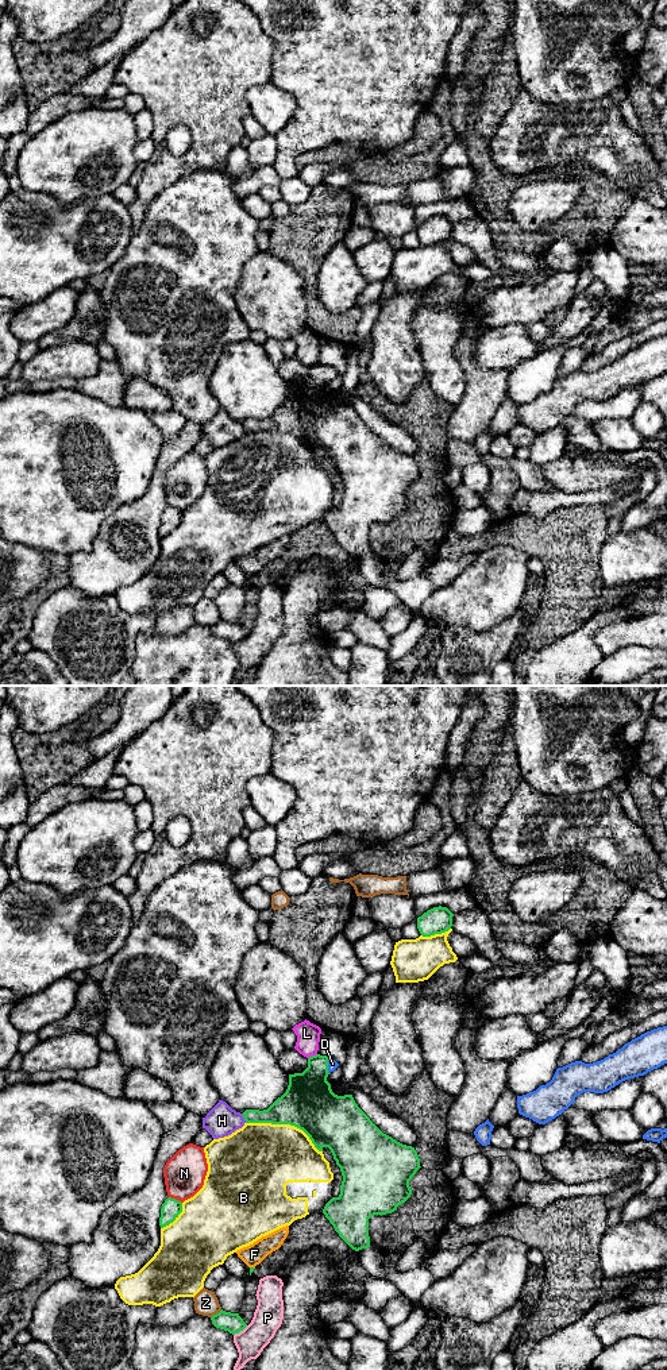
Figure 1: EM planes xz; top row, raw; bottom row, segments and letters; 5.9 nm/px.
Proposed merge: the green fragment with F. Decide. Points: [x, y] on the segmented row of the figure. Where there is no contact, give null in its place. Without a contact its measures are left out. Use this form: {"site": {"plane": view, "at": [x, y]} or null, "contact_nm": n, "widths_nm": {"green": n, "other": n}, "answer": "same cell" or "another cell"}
{"site": {"plane": "xz", "at": [253, 1268]}, "contact_nm": 30, "widths_nm": {"green": 30, "other": 120}, "answer": "another cell"}

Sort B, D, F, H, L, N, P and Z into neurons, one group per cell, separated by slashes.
B / D / F / H / L / N / P / Z

